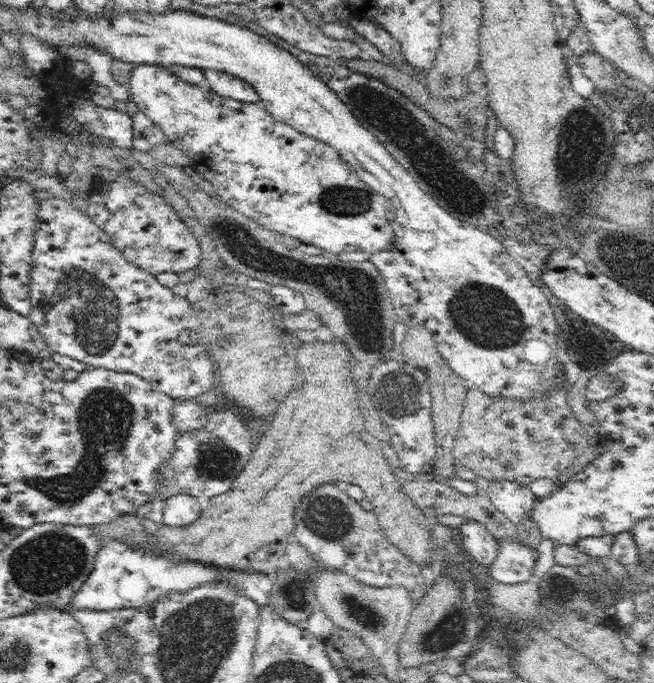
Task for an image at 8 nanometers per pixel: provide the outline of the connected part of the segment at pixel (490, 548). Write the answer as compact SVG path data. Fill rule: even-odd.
M468 519L456 530L463 538L461 546L468 550L474 560L486 567L492 565L496 560L499 544L483 524Z

